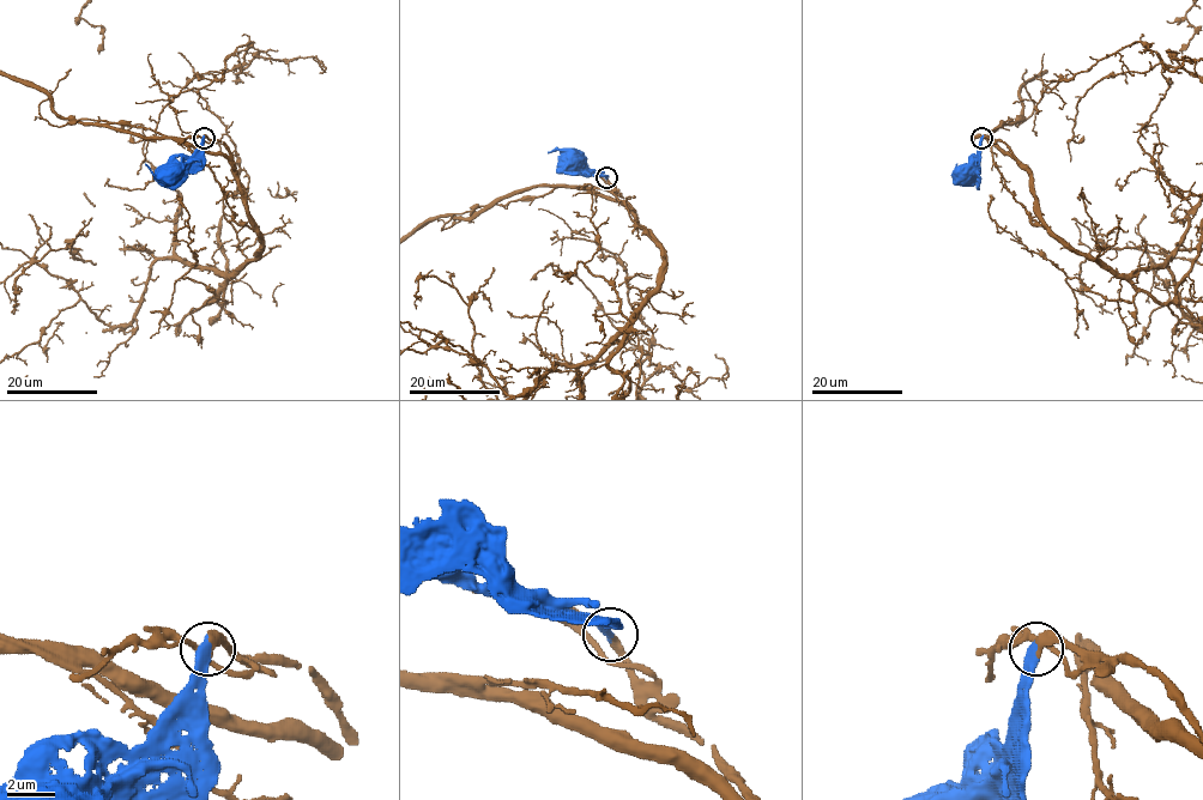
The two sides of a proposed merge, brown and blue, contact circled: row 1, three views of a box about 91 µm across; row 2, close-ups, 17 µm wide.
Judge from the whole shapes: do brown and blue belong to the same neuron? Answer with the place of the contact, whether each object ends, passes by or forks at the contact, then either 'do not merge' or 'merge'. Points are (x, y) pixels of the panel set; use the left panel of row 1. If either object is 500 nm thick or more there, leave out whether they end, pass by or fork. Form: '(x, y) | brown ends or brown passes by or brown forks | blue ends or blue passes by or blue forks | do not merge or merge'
(204, 138) | brown ends | blue ends | merge

